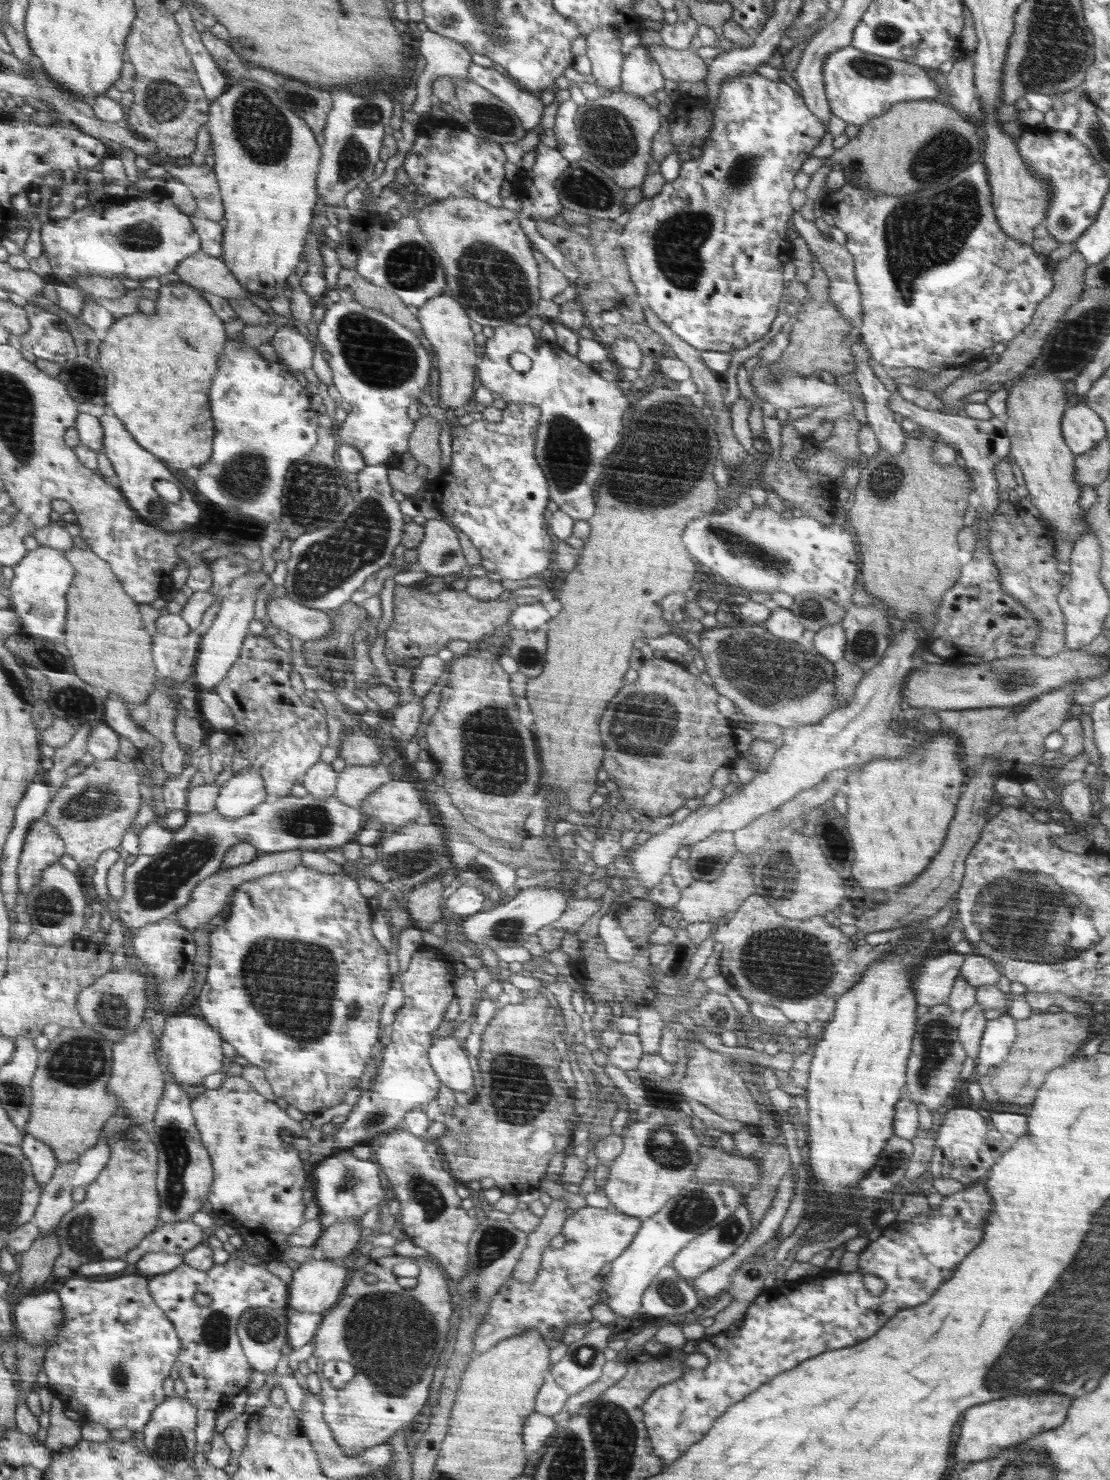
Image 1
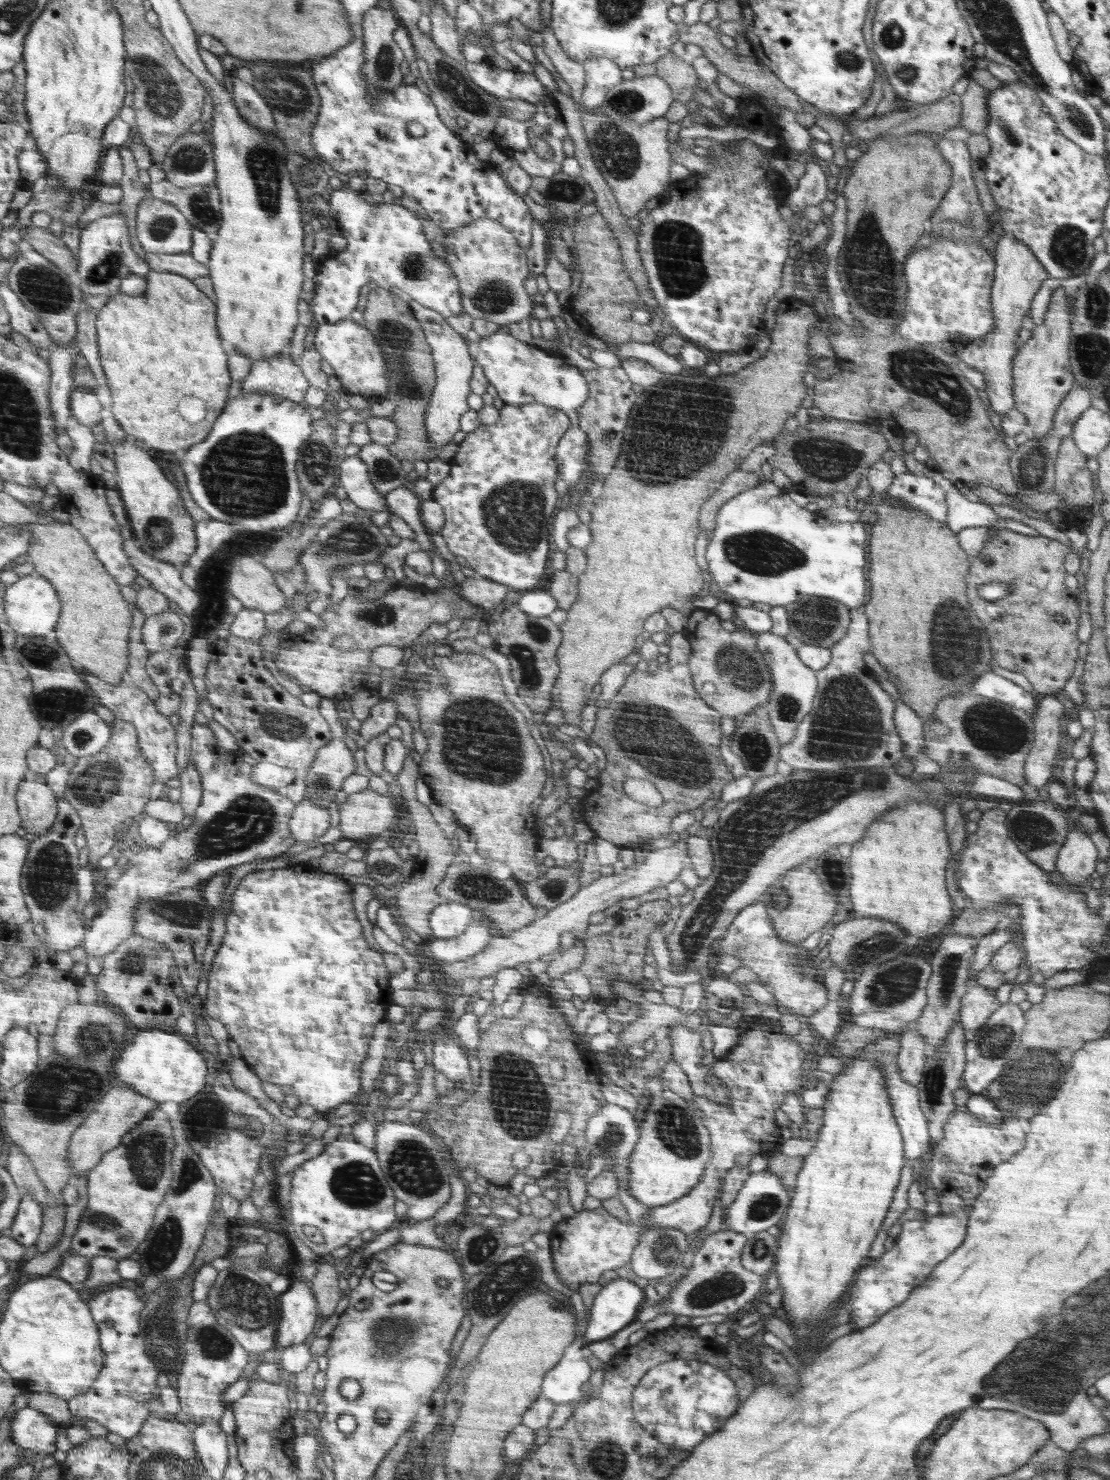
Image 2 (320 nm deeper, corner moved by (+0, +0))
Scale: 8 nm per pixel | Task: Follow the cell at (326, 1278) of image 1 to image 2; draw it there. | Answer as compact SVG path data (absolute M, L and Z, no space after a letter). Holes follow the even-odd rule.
M291 1278L290 1286L281 1298L281 1324L278 1331L278 1346L280 1349L302 1344L314 1328L318 1311L316 1297L302 1278Z

